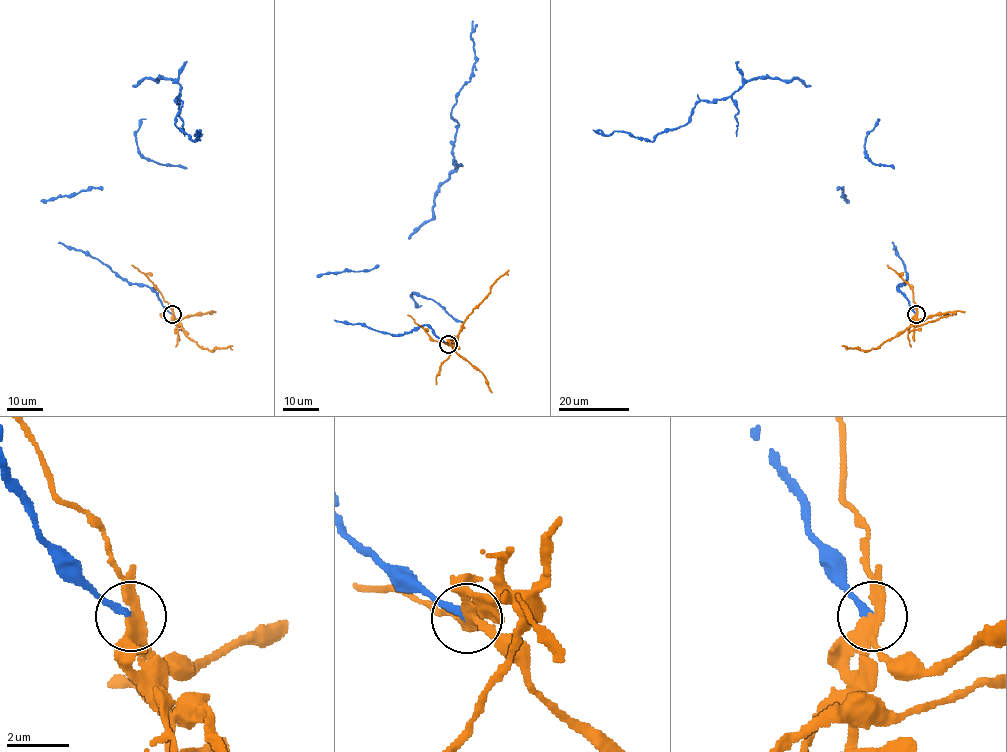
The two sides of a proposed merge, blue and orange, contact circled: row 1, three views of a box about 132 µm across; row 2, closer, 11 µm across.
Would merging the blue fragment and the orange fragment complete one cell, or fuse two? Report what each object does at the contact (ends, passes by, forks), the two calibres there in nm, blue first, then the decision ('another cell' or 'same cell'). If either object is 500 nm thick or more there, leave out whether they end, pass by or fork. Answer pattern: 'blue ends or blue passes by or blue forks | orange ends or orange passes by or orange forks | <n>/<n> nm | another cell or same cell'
blue ends | orange forks | 240/280 nm | another cell

